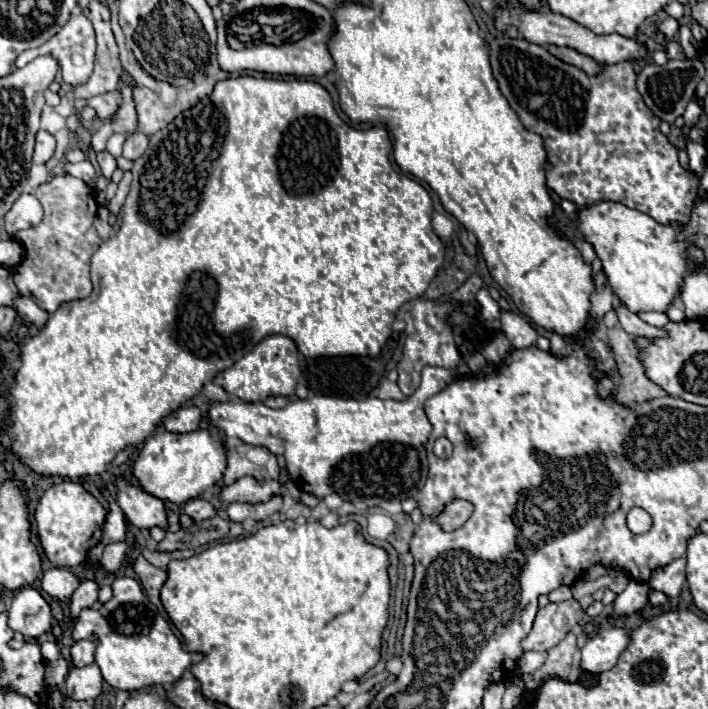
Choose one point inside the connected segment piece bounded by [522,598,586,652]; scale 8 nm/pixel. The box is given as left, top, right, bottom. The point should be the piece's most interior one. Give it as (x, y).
(553, 622)

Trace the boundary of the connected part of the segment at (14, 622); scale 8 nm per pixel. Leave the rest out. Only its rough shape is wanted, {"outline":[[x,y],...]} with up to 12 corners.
{"outline":[[30,586],[14,592],[8,626],[30,638],[52,628],[52,612]]}

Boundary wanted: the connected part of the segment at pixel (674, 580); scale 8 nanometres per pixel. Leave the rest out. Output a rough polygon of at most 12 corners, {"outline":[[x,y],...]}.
{"outline":[[686,558],[656,568],[648,580],[652,590],[680,596],[686,582]]}

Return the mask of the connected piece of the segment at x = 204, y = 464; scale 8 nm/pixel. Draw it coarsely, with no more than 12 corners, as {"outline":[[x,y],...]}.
{"outline":[[158,430],[134,476],[184,504],[222,480],[226,440]]}

